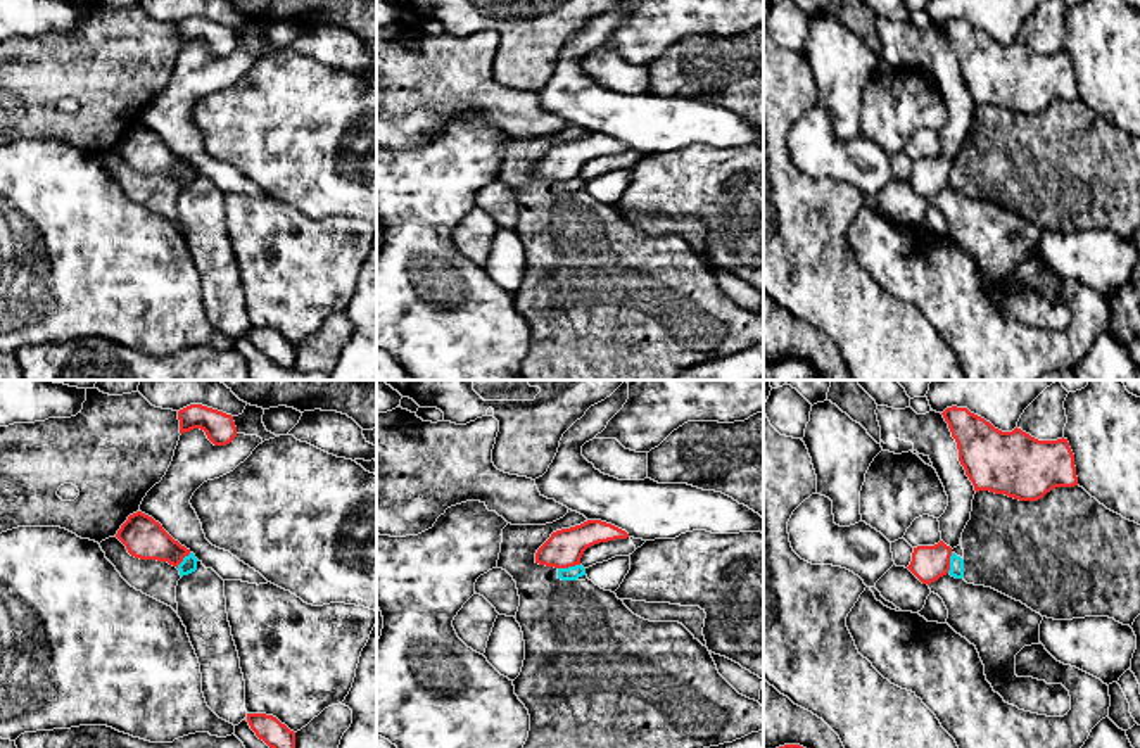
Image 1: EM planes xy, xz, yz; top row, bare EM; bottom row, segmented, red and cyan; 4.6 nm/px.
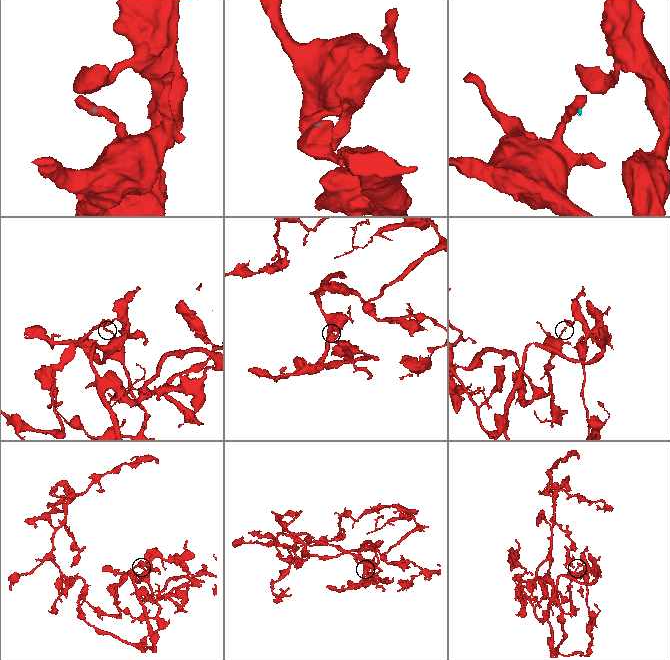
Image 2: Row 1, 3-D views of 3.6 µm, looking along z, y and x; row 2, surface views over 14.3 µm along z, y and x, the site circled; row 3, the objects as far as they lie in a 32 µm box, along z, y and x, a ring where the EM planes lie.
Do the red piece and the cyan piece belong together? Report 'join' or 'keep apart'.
keep apart

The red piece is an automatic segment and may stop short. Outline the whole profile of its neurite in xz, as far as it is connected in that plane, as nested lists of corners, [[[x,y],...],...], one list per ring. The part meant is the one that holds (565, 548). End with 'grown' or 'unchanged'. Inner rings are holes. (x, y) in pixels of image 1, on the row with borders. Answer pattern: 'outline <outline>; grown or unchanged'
outline [[[587,520],[580,525],[561,529],[537,549],[535,563],[568,568],[580,565],[584,551],[594,544],[615,539],[627,539],[629,534],[611,523],[601,520]]]; unchanged

